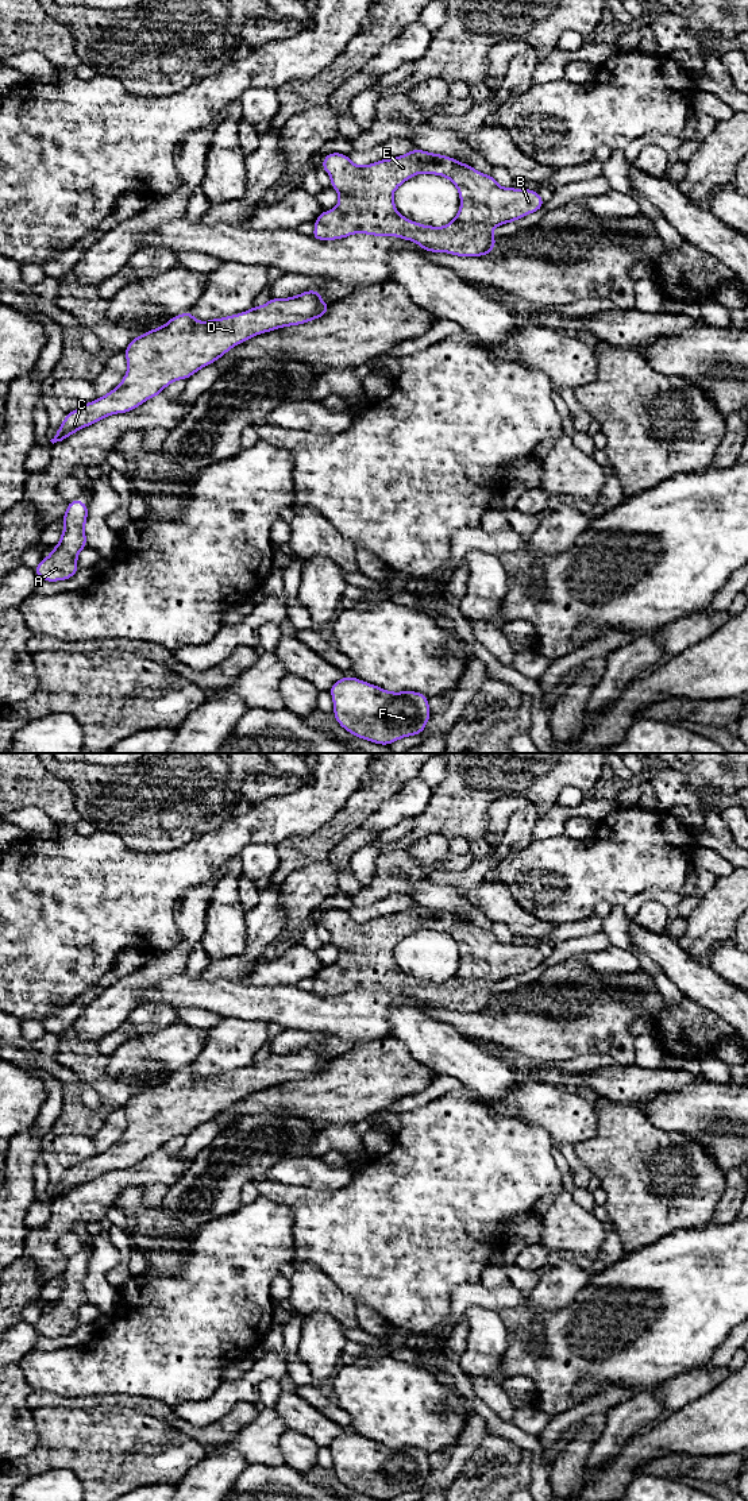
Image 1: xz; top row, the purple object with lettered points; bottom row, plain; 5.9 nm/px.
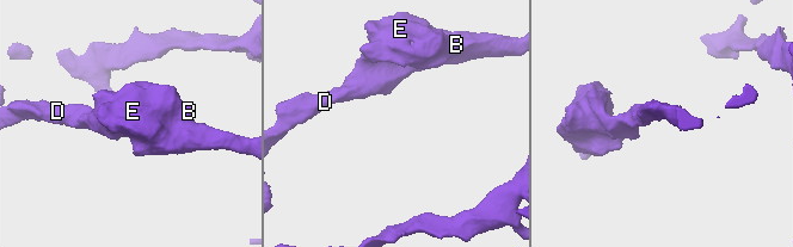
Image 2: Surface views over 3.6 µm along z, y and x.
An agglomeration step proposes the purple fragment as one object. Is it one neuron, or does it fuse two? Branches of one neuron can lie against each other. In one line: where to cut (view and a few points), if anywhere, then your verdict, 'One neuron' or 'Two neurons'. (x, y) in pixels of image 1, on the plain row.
No split. One neuron

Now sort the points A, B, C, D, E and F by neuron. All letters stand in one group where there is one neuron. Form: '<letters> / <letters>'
A B C D E F

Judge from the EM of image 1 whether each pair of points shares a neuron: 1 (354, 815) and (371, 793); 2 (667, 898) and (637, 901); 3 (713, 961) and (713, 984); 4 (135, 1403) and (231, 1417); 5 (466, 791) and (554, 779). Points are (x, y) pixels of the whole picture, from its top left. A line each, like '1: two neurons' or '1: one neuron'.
1: one neuron
2: one neuron
3: two neurons
4: one neuron
5: one neuron

